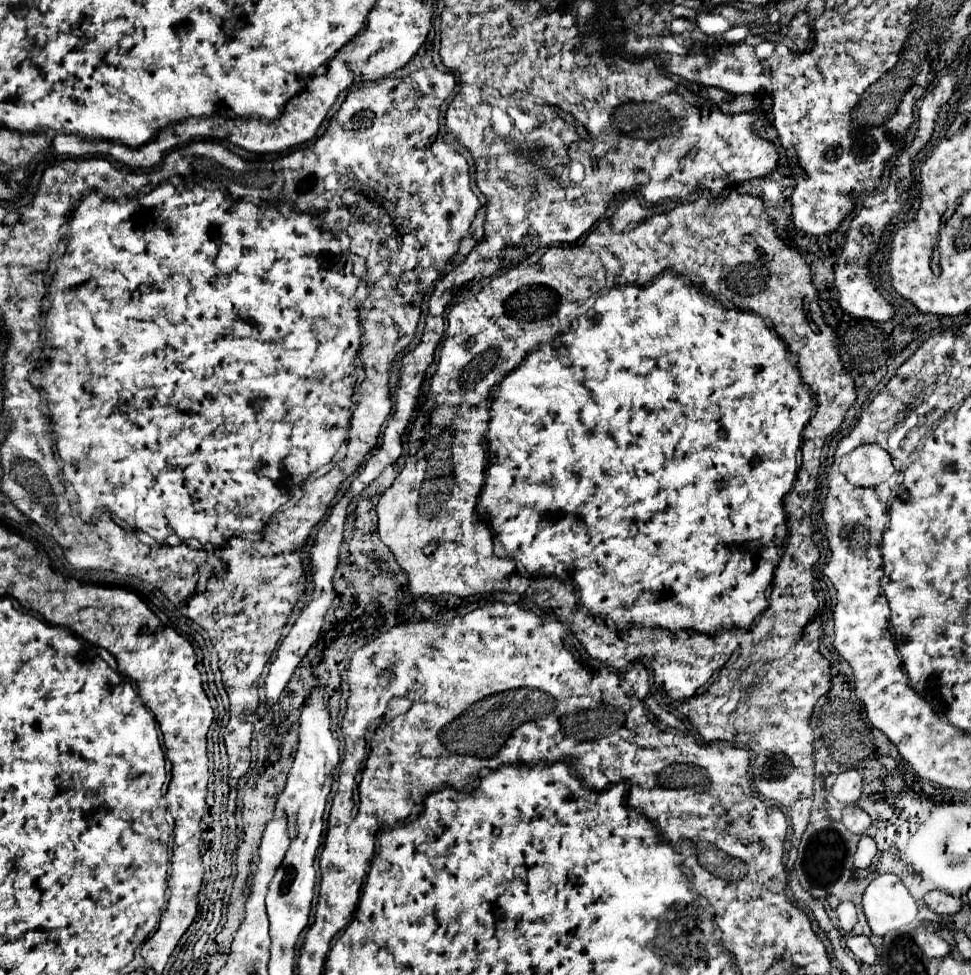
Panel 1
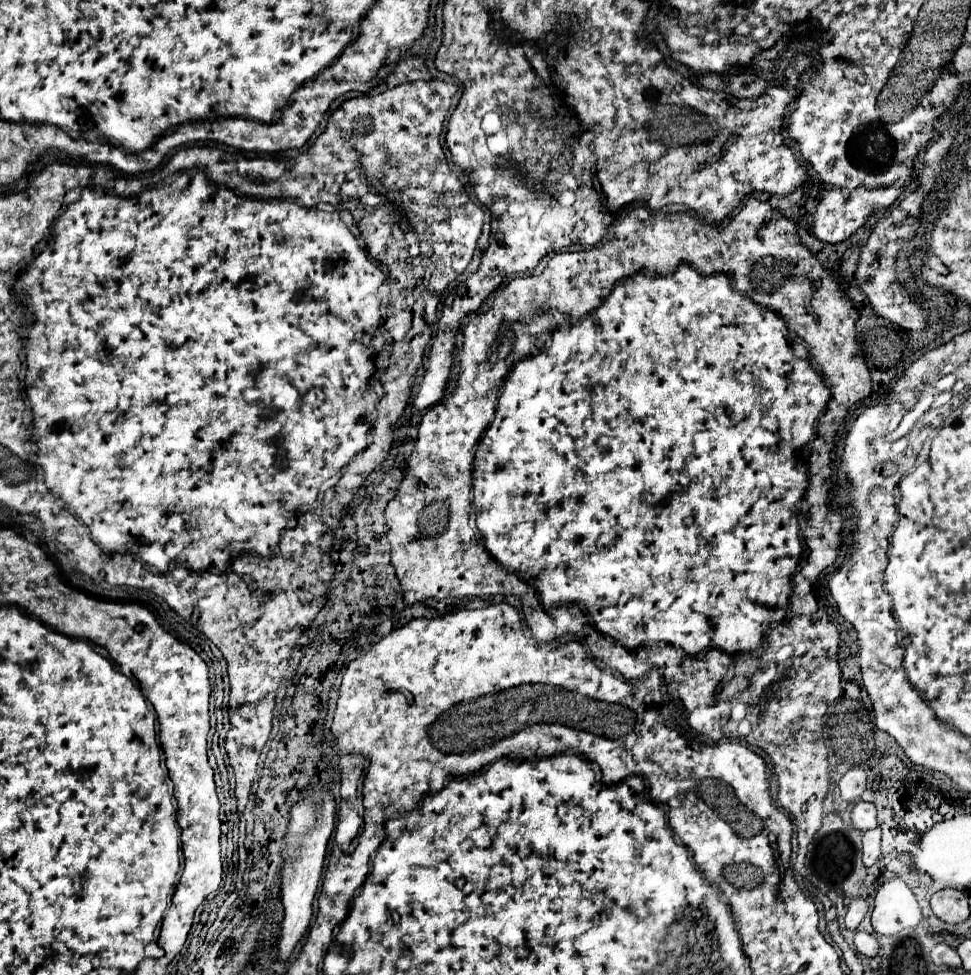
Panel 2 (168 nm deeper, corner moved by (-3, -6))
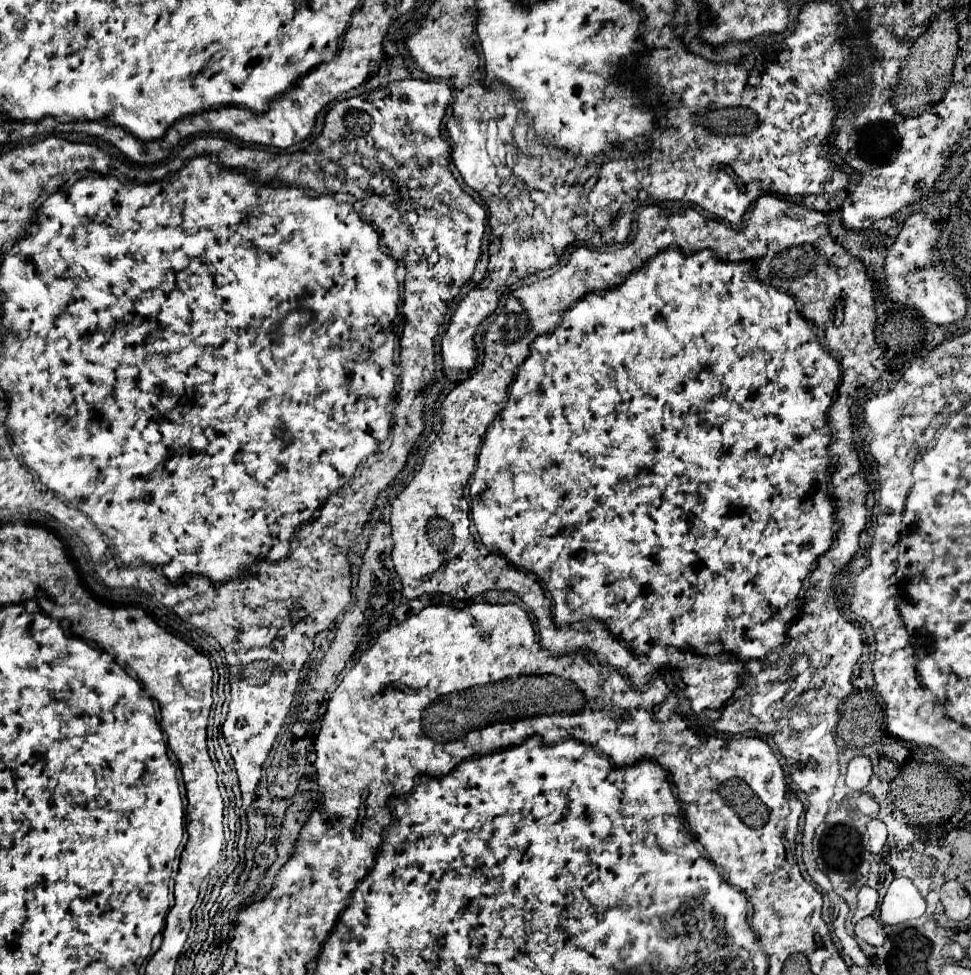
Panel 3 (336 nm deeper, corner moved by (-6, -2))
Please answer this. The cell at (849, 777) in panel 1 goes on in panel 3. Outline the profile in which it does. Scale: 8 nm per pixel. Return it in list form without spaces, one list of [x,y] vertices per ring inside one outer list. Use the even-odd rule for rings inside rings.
[[[853,757],[849,761],[847,773],[845,773],[845,783],[853,791],[863,791],[869,783],[871,773],[873,771],[871,771],[871,759],[869,757]]]

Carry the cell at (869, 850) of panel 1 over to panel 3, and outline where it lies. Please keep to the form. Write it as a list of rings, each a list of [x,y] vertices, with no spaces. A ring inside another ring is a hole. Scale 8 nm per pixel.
[[[871,819],[867,823],[867,831],[869,831],[869,837],[871,837],[871,853],[877,855],[883,845],[885,845],[885,839],[887,839],[887,829],[885,829],[885,823],[879,821],[879,819]]]

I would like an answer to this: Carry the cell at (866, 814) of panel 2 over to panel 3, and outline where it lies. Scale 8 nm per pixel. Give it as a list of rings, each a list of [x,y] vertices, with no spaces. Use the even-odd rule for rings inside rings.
[[[861,793],[861,795],[859,795],[859,799],[857,799],[857,809],[859,809],[863,815],[875,817],[875,815],[877,815],[877,811],[879,811],[879,805],[871,799],[871,795]]]

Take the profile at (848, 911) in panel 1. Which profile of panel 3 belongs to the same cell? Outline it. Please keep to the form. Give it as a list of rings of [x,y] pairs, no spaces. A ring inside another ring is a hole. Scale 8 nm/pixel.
[[[861,887],[859,891],[859,903],[857,903],[857,909],[855,909],[855,915],[853,915],[853,923],[857,923],[859,919],[867,917],[867,915],[873,915],[873,911],[877,909],[877,901],[879,901],[879,893],[873,889],[873,887]]]

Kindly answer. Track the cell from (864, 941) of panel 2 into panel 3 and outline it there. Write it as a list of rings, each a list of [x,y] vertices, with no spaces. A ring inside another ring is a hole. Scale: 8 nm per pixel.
[[[863,917],[857,925],[855,925],[855,935],[863,941],[867,941],[869,945],[883,945],[887,933],[885,933],[885,927],[875,919],[875,917]]]

